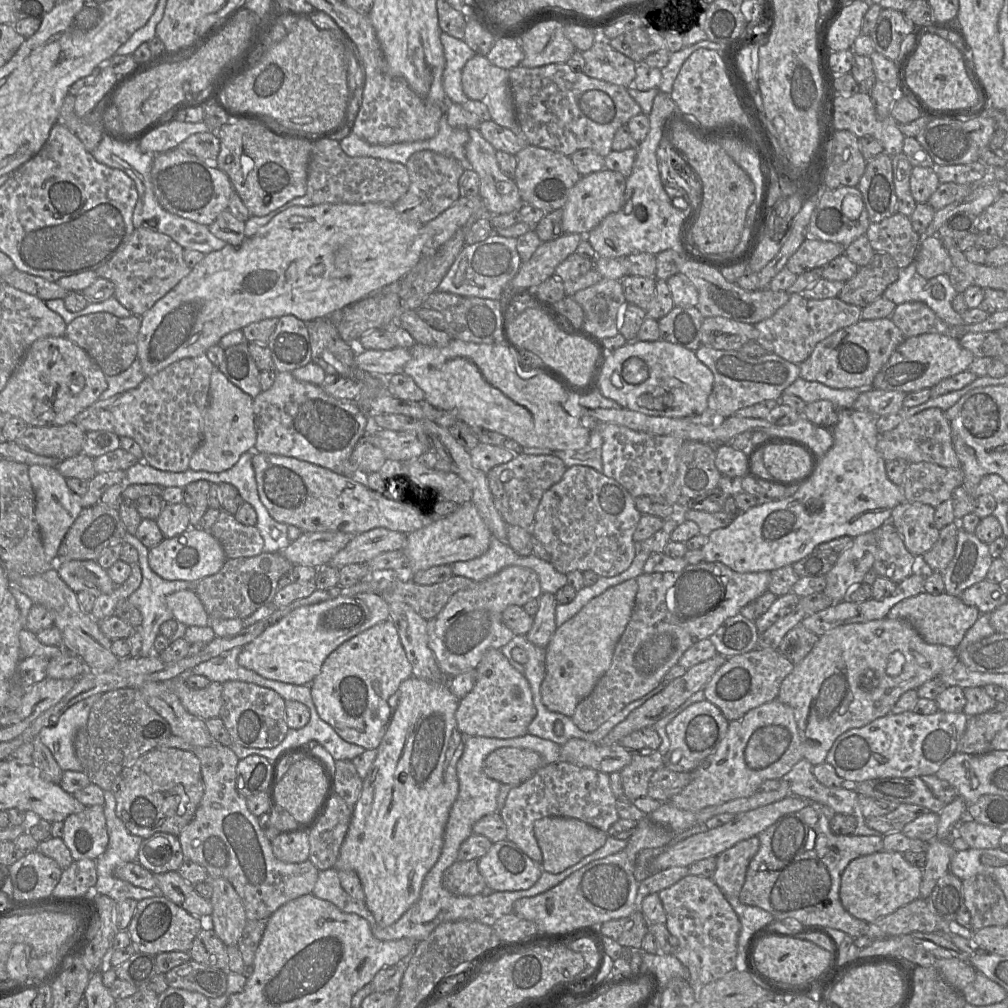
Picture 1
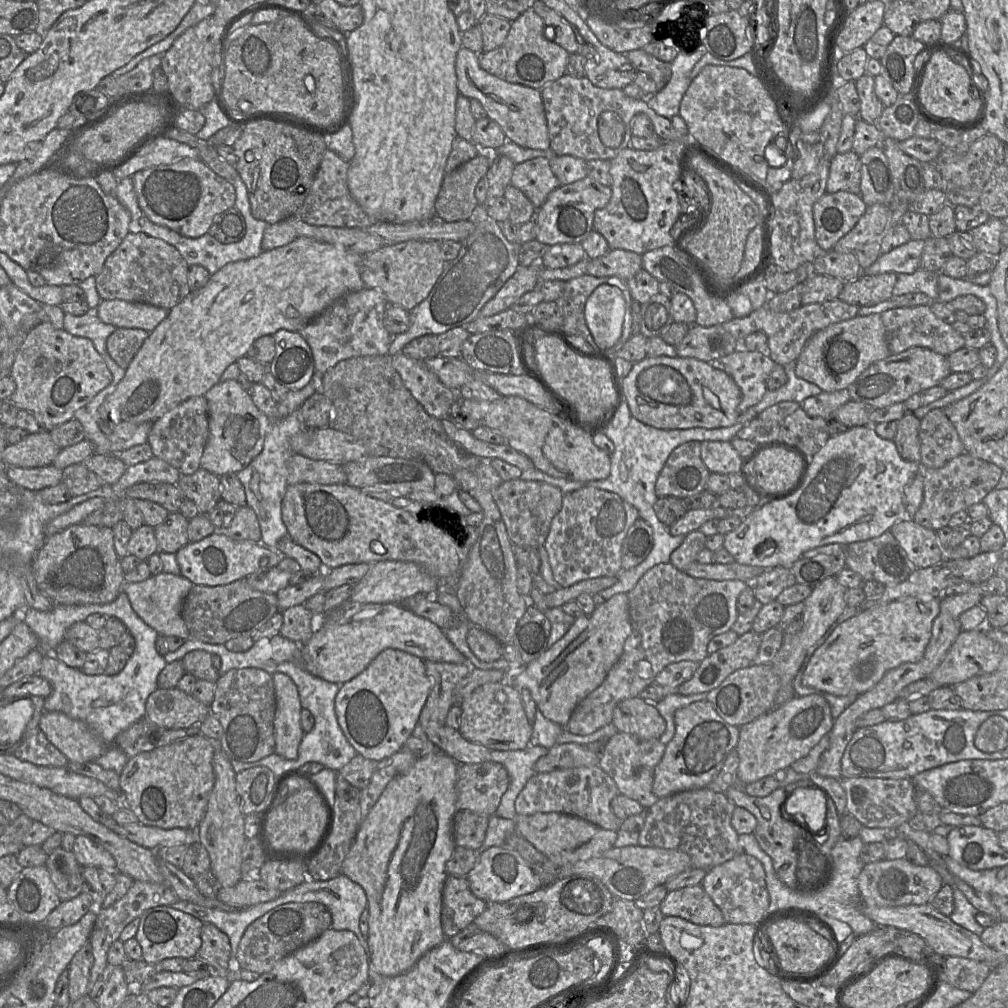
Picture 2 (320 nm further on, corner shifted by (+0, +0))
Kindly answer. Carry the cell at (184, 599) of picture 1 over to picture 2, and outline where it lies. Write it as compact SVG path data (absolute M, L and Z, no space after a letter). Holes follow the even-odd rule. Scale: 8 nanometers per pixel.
M162 572L137 583L125 582L122 591L127 594L135 613L159 635L190 638L189 630L181 616L183 600L195 584L180 575Z

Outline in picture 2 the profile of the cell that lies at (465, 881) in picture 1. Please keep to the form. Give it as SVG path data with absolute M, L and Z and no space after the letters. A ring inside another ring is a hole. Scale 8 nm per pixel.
M448 875L442 891L441 926L446 938L463 930L487 907L468 886L466 877Z

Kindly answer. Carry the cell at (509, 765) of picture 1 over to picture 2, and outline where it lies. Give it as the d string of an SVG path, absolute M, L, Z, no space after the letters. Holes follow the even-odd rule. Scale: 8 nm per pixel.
M498 762L458 763L457 809L491 817L508 786L508 772Z

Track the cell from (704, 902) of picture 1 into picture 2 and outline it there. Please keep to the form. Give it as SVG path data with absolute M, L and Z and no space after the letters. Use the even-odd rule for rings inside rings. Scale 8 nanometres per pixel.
M701 884L668 891L659 907L664 916L677 916L697 925L720 927L726 923Z

